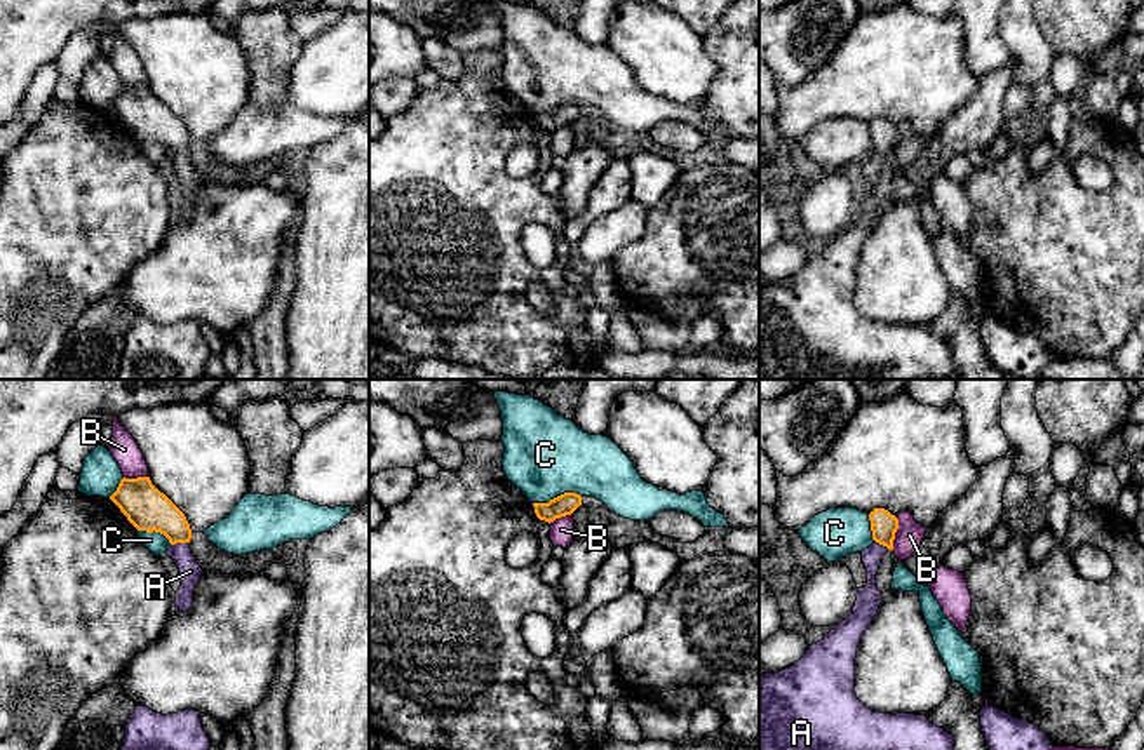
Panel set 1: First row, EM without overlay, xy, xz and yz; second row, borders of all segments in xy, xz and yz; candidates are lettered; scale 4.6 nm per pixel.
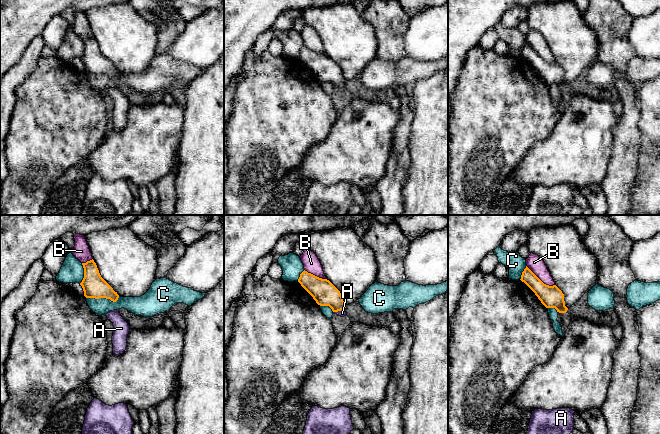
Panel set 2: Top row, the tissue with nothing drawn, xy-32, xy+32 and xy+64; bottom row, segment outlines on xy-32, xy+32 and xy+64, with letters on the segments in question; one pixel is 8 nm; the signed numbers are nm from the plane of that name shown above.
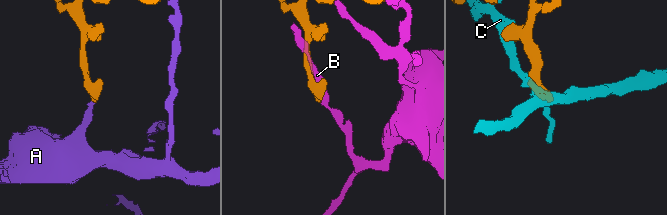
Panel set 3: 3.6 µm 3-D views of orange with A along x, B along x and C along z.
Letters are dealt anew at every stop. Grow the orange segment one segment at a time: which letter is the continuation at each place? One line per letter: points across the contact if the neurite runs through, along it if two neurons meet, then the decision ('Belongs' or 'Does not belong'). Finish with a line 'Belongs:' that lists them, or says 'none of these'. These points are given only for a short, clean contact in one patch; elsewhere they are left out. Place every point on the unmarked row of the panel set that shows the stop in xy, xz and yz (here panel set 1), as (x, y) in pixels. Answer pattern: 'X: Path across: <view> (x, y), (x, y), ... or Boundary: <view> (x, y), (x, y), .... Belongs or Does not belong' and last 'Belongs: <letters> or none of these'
A: Path across: xy (147, 119), (178, 152), (190, 181). Belongs
B: Does not belong
C: Does not belong
Belongs: A

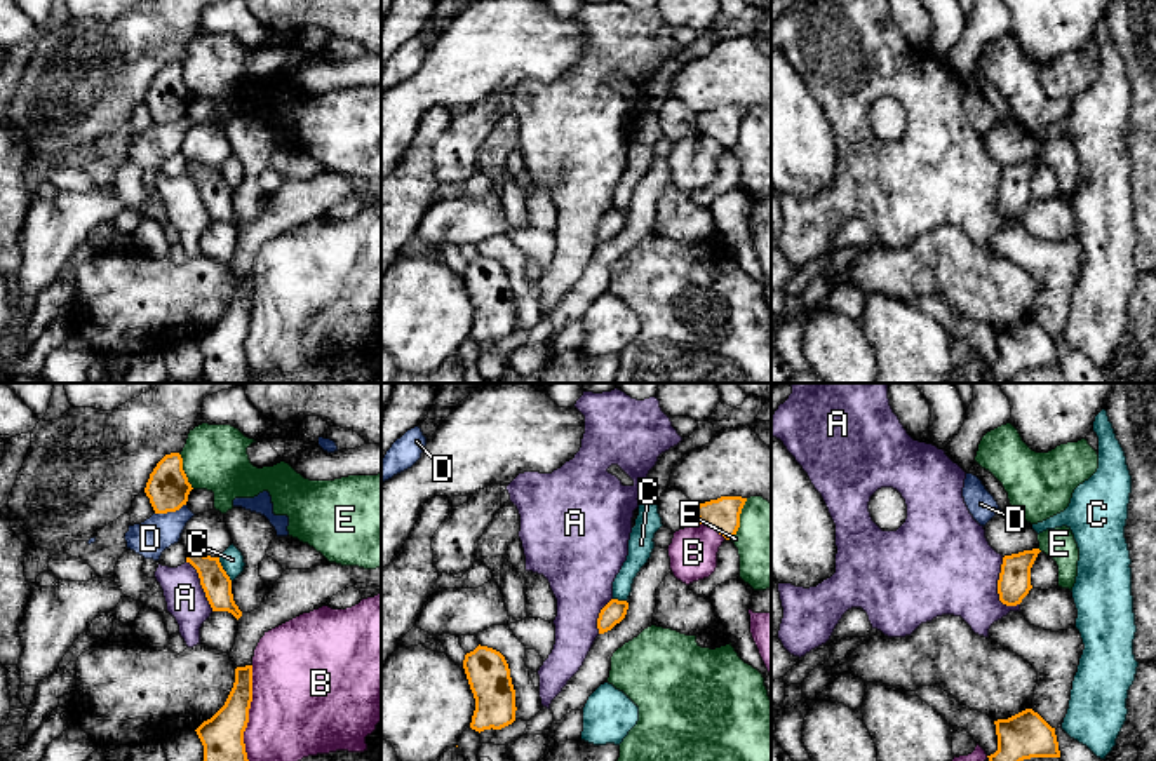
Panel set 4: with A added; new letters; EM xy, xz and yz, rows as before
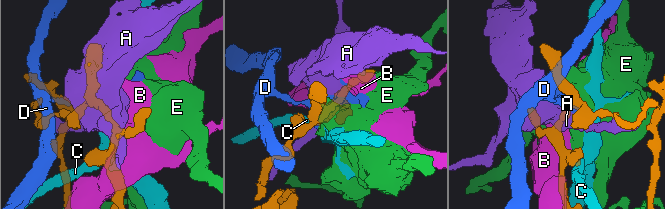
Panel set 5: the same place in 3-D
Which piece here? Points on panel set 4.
A: Does not belong
B: Does not belong
C: Does not belong
D: Does not belong
E: Does not belong
Belongs: none of these

